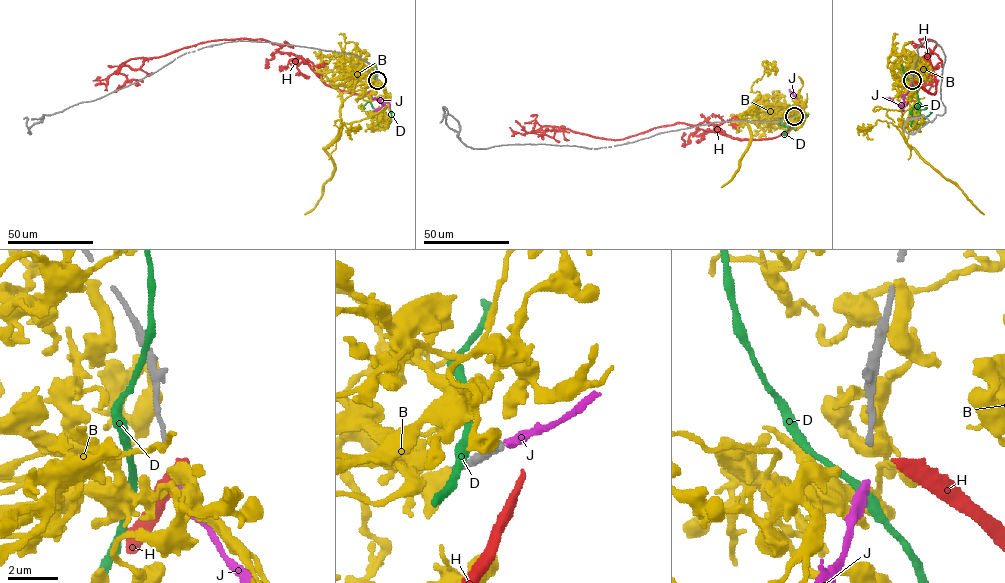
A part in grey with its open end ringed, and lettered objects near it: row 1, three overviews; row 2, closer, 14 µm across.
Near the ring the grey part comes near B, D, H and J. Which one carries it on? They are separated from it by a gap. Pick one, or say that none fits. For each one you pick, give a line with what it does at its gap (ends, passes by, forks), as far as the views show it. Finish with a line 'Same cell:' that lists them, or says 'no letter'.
J: It ends there
Same cell: J

